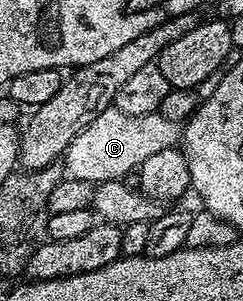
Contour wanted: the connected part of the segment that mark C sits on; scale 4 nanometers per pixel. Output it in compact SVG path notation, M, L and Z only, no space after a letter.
M109 107L98 114L70 143L62 161L68 164L67 176L99 183L119 181L131 169L139 169L150 155L163 149L174 149L181 144L181 123L170 123L162 114L122 115L115 107Z

